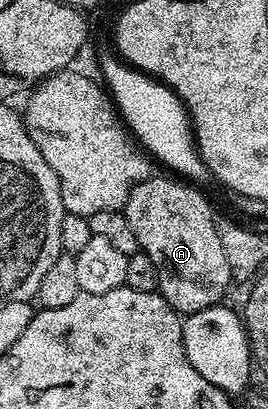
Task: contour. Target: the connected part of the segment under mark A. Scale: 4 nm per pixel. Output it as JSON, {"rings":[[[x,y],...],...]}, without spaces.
{"rings":[[[150,177],[131,189],[123,208],[127,225],[131,225],[131,230],[135,232],[139,251],[146,254],[154,266],[156,290],[160,291],[177,312],[192,313],[218,306],[224,300],[221,298],[224,297],[229,283],[231,284],[227,257],[223,257],[223,245],[219,245],[218,220],[213,219],[213,207],[205,200],[201,189],[180,178],[169,178],[173,179]]]}

